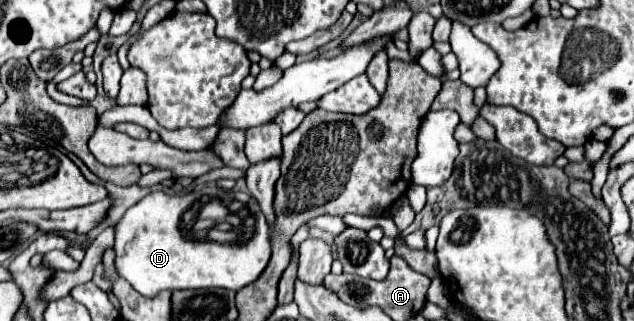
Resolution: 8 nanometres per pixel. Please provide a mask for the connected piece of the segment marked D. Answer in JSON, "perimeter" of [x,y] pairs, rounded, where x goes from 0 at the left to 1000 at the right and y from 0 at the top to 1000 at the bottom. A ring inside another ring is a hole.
{"perimeter":[[[257,595],[235,601],[216,639],[200,651],[181,707],[181,826],[213,907],[241,925],[257,900],[364,900],[377,907],[409,869],[427,807],[427,757],[421,738],[418,676],[405,670],[405,738],[393,763],[342,757],[295,741],[285,726],[285,676],[298,639],[314,626],[314,601],[260,607]]]}

